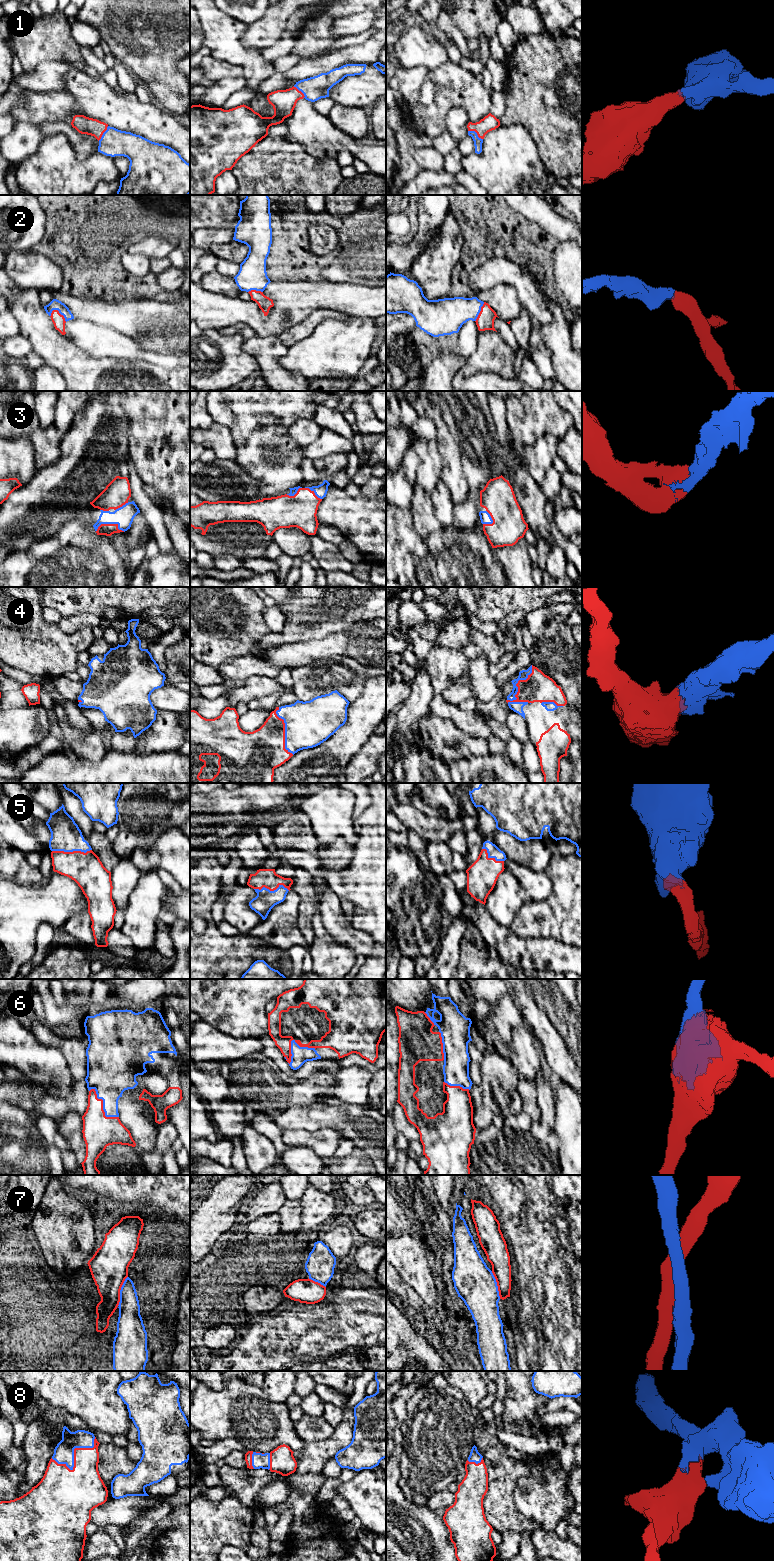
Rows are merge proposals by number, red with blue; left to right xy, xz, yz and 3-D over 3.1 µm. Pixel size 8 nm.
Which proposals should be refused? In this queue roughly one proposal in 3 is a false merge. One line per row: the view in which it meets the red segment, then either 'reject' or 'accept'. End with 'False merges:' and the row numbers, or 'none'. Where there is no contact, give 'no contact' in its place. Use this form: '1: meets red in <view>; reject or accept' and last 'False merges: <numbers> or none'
1: meets red in yz; accept
2: meets red in xy; accept
3: meets red in xy; accept
4: meets red in yz; accept
5: meets red in xy; accept
6: meets red in xy; accept
7: meets red in xy; reject
8: meets red in xy; accept
False merges: 7

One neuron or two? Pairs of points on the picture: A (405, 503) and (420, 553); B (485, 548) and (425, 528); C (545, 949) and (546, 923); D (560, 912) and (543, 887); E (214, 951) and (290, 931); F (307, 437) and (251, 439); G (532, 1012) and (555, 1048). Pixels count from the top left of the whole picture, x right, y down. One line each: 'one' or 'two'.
A: two
B: two
C: two
D: two
E: two
F: two
G: one

